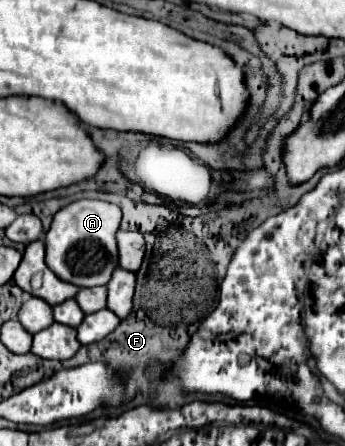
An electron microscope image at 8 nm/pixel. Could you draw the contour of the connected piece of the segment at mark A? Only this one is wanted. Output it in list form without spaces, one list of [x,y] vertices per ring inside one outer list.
[[[81,199],[75,201],[61,211],[55,213],[51,229],[45,235],[45,263],[47,267],[63,281],[73,283],[77,287],[97,287],[97,285],[107,285],[109,277],[113,275],[113,269],[119,267],[119,257],[117,257],[117,239],[115,233],[119,231],[121,223],[121,209],[113,203],[97,201],[97,199]]]

